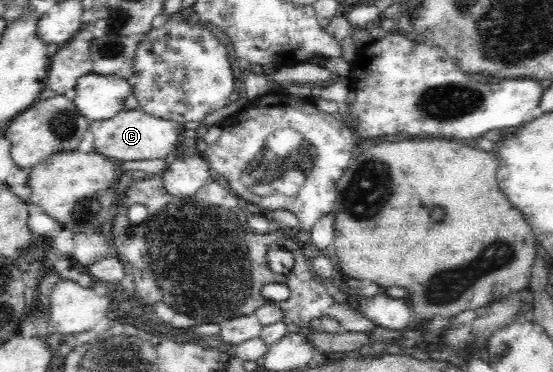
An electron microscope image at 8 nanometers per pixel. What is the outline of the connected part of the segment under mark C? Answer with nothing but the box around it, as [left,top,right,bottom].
[88,108,181,165]

